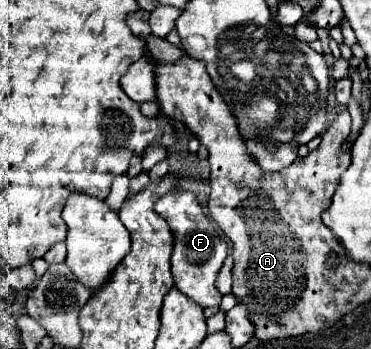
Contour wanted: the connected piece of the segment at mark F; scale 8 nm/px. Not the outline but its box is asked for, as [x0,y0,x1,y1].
[155,189,227,307]

